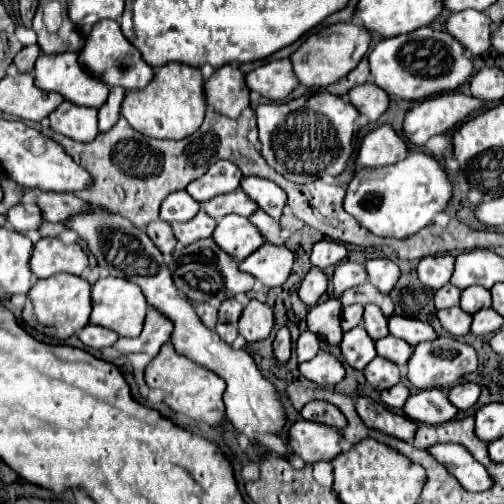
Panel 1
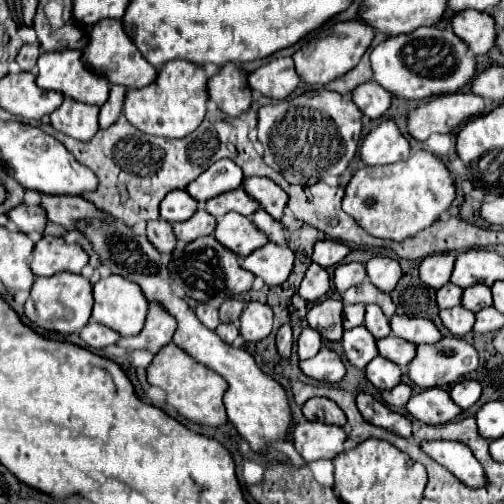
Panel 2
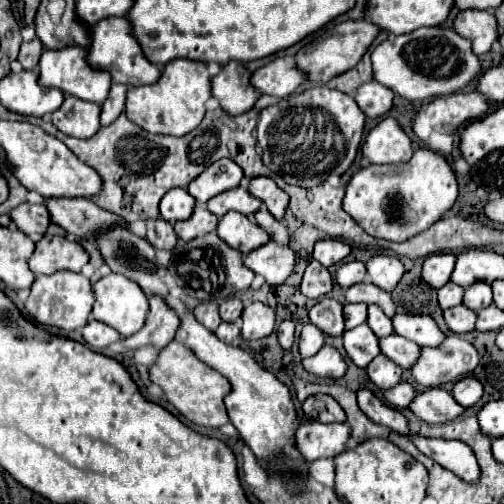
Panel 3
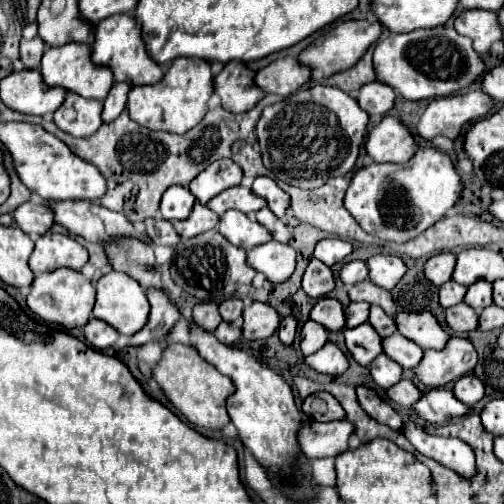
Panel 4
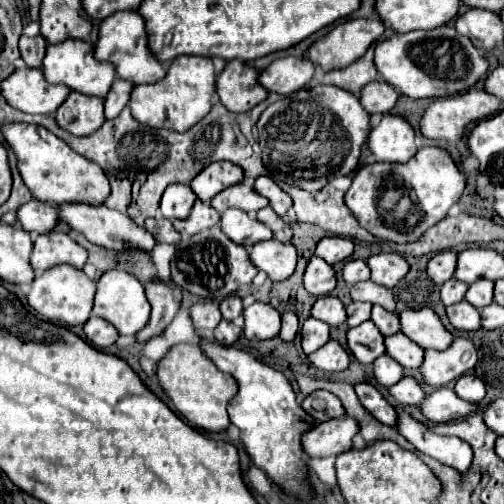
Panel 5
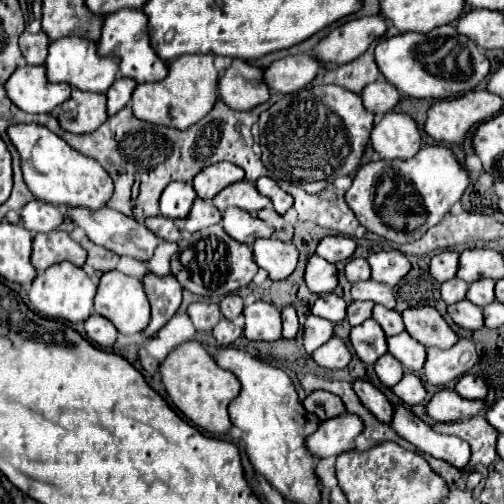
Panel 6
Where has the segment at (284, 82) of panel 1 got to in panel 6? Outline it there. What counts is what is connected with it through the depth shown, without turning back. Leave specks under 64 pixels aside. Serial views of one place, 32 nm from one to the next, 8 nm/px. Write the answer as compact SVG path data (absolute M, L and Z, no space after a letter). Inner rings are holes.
M308 54L286 56L286 58L272 62L264 70L264 82L274 92L292 94L308 86L312 78L318 74L318 70L322 70L322 64Z

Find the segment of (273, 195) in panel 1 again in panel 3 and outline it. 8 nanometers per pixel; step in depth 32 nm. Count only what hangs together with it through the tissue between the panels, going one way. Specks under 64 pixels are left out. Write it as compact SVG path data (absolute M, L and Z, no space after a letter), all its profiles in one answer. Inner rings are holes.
M258 176L258 178L252 178L250 184L248 184L248 192L252 196L256 196L258 200L264 202L264 206L268 208L268 212L276 218L276 220L282 220L284 216L284 210L288 206L288 194L284 190L280 190L276 186L276 182L272 178L266 178L266 176Z

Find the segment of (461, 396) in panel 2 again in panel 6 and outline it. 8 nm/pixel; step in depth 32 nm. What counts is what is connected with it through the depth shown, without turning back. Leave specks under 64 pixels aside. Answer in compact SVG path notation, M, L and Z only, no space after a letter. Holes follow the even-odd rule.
M466 374L462 376L458 382L456 382L456 388L454 388L462 398L466 400L484 400L486 398L486 384L480 376L472 376L472 374Z

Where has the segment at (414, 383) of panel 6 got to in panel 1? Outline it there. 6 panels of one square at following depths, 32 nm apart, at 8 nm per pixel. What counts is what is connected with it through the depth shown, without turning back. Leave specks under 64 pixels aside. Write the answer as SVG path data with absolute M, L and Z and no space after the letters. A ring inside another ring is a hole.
M396 384L394 388L388 388L388 390L380 392L382 404L388 406L388 408L392 408L392 410L396 410L396 412L402 410L402 406L404 406L404 402L406 402L408 396L410 394L408 394L408 388L404 384Z

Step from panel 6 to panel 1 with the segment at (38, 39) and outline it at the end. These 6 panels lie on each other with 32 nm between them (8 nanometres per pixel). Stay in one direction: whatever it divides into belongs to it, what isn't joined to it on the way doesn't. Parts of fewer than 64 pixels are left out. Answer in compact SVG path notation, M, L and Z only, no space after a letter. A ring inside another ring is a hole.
M36 44L22 48L14 58L14 66L18 68L18 72L32 72L38 54L40 54L40 48Z

